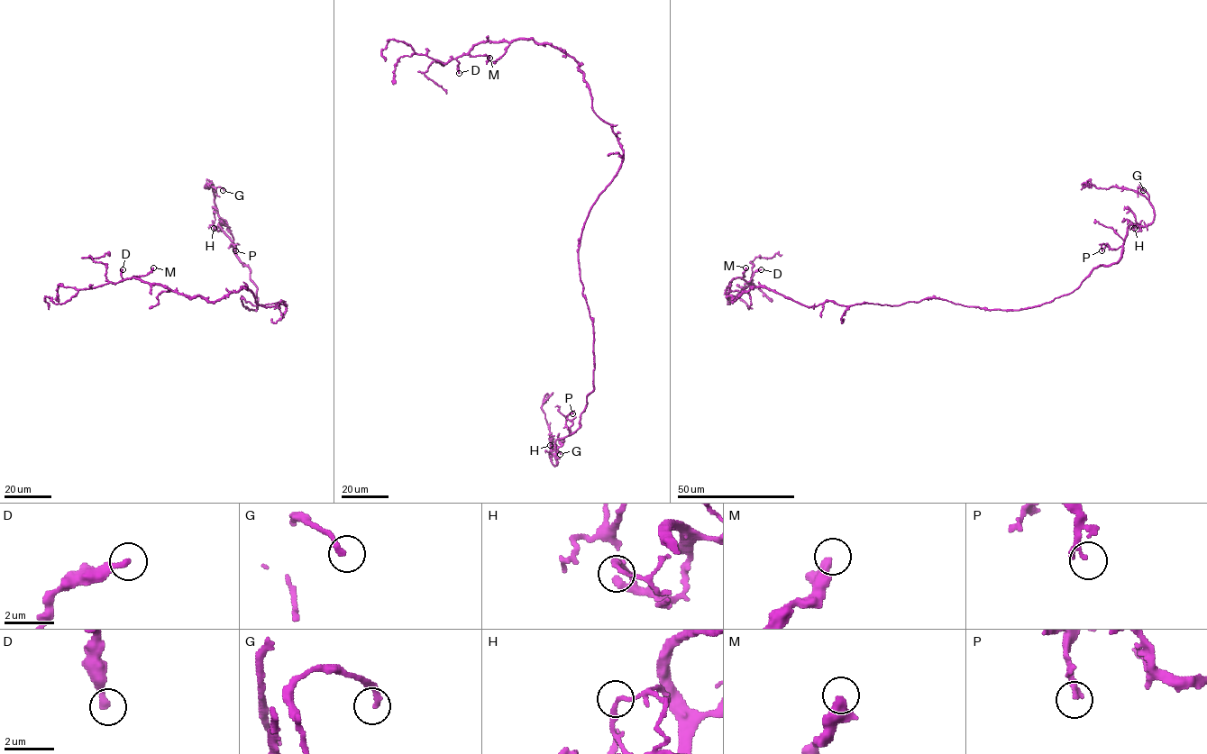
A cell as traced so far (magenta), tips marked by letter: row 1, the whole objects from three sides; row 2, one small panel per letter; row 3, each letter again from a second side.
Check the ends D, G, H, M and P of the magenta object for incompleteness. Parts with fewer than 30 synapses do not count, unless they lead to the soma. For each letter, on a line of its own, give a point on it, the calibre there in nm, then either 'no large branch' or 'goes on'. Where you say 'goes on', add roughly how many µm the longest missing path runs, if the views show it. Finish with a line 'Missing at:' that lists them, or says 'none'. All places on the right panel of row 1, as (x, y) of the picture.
D: place (761, 269); calibre 280 nm; no large branch
G: place (1143, 190); calibre 220 nm; no large branch
H: place (1134, 228); calibre 140 nm; no large branch
M: place (745, 267); calibre 440 nm; no large branch
P: place (1101, 250); calibre 240 nm; no large branch
Missing at: none

